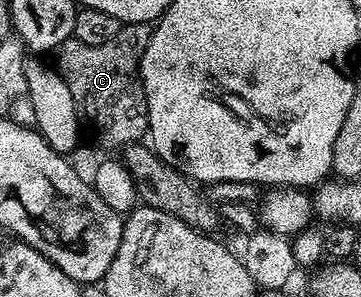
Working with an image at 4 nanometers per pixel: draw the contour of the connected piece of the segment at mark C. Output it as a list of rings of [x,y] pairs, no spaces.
[[[147,23],[124,24],[109,43],[89,47],[89,43],[68,39],[57,50],[57,68],[65,83],[69,83],[82,124],[95,129],[103,145],[126,147],[142,142],[148,136],[149,115],[139,64],[145,55],[145,47],[149,47],[151,31],[152,26]]]

